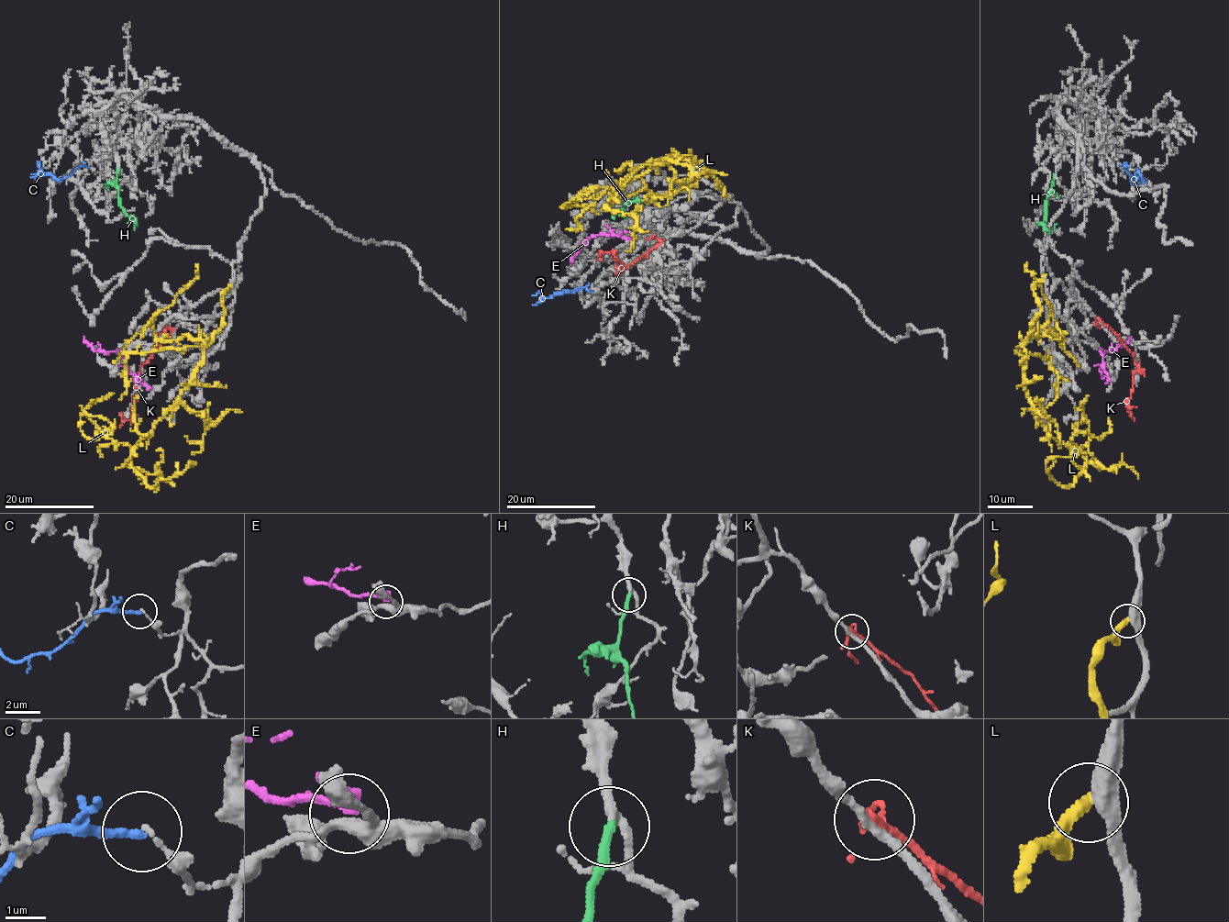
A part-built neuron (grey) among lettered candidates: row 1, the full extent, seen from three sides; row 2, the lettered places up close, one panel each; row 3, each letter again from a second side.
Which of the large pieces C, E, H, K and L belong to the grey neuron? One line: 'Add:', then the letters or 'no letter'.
Add: H

